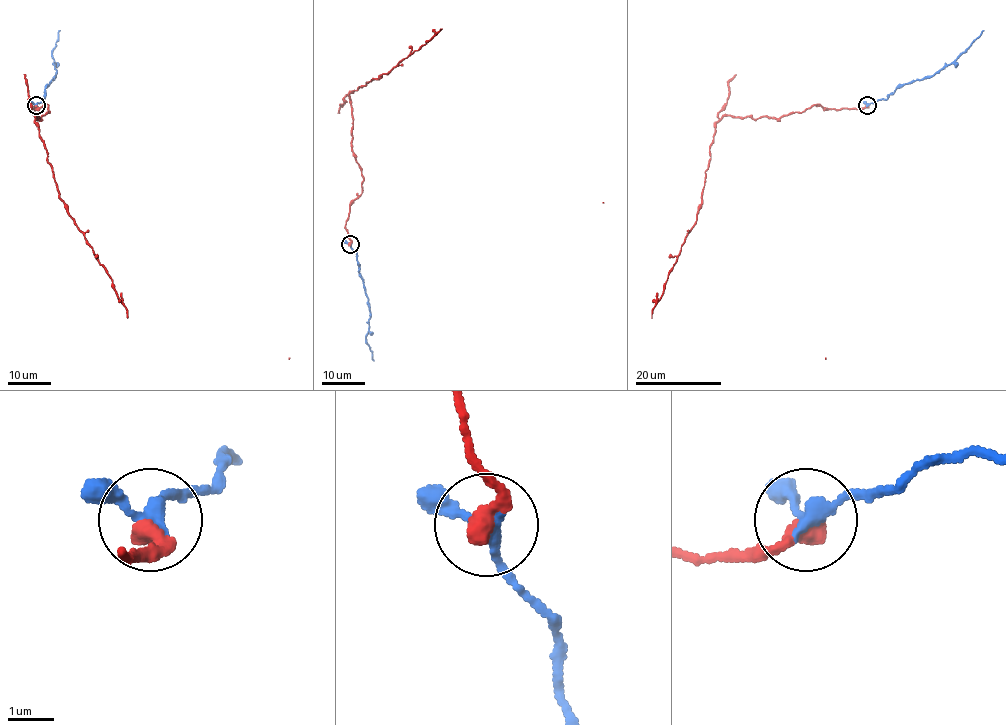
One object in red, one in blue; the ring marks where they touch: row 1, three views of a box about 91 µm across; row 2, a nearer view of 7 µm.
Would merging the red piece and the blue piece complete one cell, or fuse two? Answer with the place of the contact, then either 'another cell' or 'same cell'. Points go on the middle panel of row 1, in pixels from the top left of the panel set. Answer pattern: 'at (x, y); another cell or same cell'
at (350, 244); same cell

